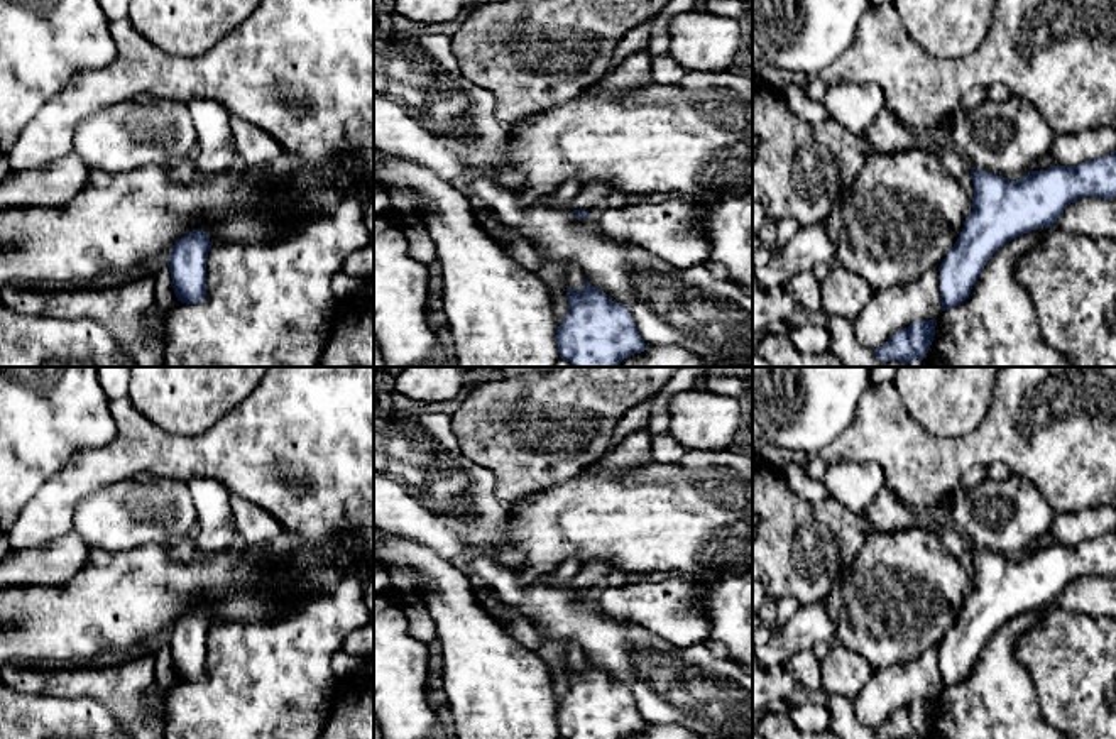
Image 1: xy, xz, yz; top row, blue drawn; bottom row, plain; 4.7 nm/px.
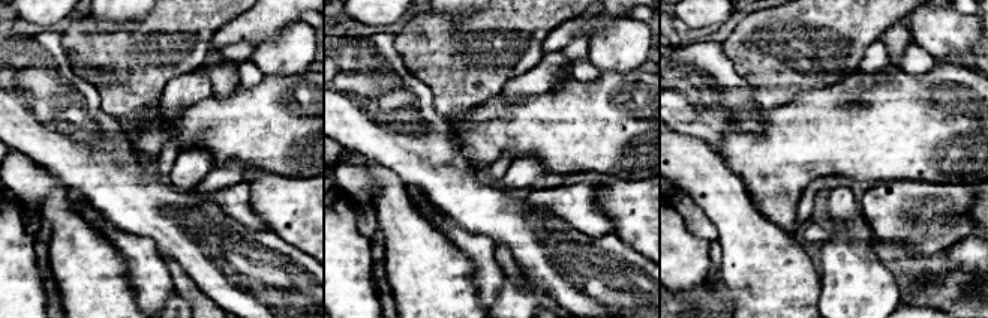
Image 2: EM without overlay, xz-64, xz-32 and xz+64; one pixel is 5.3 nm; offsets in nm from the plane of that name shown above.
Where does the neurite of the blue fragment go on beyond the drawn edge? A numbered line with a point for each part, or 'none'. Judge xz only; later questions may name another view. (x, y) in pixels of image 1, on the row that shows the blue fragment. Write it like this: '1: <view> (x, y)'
1: xz (590, 195)

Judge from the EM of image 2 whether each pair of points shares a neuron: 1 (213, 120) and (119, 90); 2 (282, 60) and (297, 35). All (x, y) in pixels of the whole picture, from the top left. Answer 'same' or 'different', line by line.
1: different
2: same

